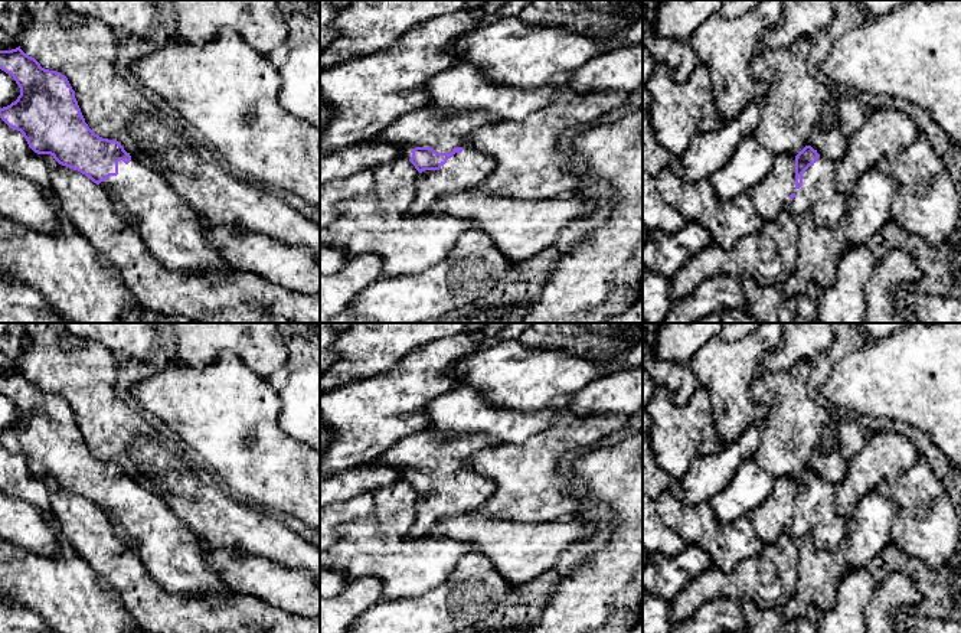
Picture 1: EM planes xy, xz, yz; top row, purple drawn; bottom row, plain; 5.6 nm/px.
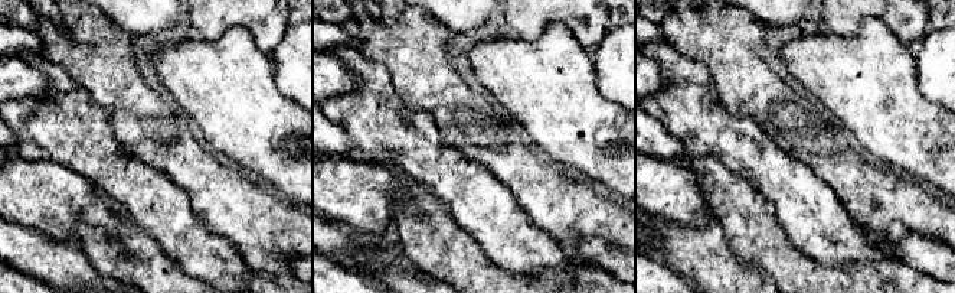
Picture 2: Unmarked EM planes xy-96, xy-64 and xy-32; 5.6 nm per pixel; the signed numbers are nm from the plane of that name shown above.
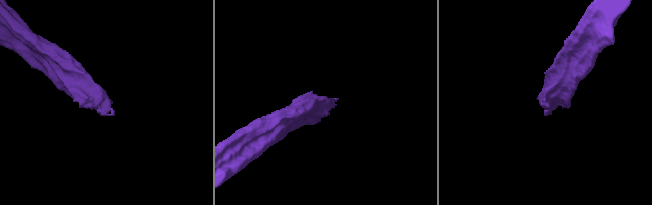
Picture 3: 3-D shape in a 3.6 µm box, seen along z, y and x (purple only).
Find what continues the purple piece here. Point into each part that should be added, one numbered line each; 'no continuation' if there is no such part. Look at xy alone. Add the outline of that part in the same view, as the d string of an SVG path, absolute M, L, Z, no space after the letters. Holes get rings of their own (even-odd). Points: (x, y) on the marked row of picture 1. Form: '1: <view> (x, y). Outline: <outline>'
1: xy (175, 234). Outline: M118 161L118 174L99 186L114 209L134 222L148 252L180 274L235 271L212 247L207 225L196 209L148 164Z

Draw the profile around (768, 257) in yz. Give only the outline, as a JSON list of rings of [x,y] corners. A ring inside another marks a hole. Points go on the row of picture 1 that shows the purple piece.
[[[782,211],[764,222],[759,232],[739,239],[730,251],[712,242],[692,257],[670,278],[670,301],[687,297],[703,281],[720,274],[749,275],[758,285],[779,288],[791,275],[797,257],[797,218]]]

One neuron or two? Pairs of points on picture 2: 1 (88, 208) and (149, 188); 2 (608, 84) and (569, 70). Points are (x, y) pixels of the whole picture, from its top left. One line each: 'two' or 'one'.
1: two
2: two

